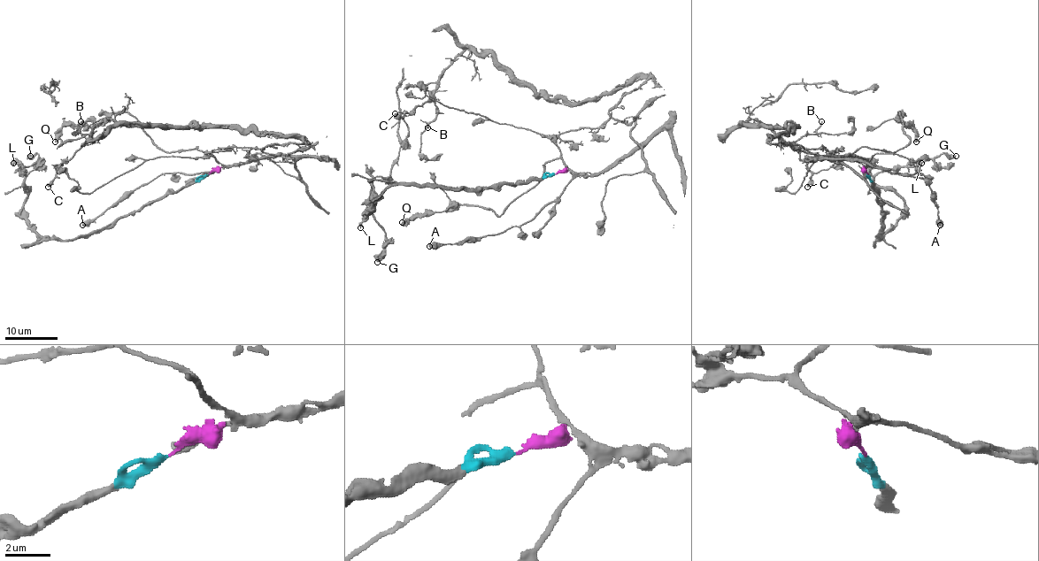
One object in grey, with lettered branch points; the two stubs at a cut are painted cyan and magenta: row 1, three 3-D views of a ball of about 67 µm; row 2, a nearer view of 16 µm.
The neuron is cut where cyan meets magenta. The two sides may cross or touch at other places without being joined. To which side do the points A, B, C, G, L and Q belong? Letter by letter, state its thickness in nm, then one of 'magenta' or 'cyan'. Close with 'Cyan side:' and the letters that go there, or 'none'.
A: calibre 700 nm; magenta
B: calibre 220 nm; magenta
C: calibre 440 nm; magenta
G: calibre 480 nm; cyan
L: calibre 360 nm; cyan
Q: calibre 420 nm; magenta
Cyan side: G, L

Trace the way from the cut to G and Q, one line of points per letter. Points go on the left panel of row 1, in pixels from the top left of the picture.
G: (208, 175), (109, 225), (70, 240), (47, 240), (29, 225), (23, 209), (24, 167), (39, 157), (31, 155)
Q: (209, 173), (220, 165), (211, 155), (197, 147), (165, 152), (125, 111), (94, 127), (64, 126), (55, 142)

